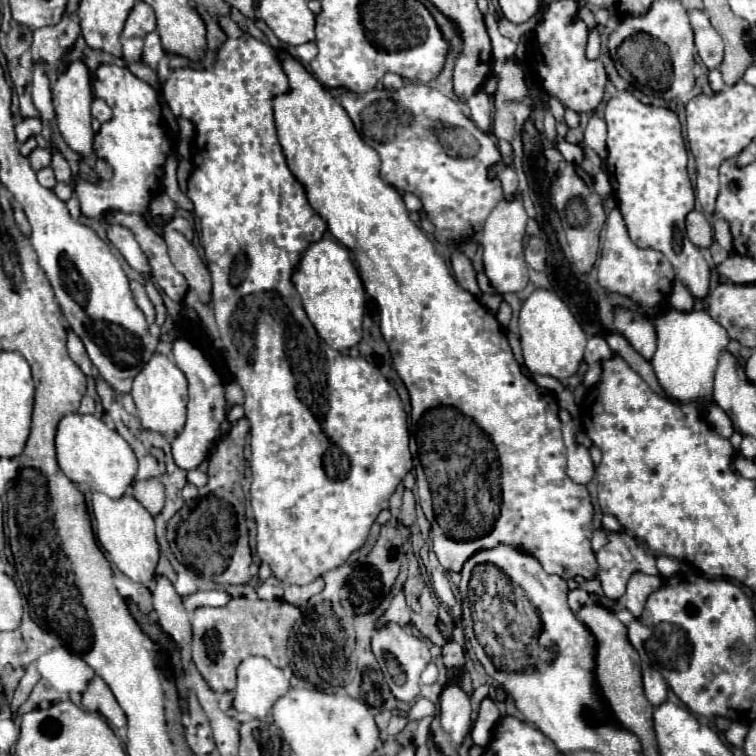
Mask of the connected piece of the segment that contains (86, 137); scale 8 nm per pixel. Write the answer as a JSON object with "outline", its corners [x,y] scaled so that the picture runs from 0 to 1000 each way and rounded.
{"outline":[[[95,82],[69,114],[71,146],[74,146],[74,167],[85,188],[108,206],[119,206],[124,201],[124,177],[119,169],[119,138],[122,138],[122,111],[119,95],[108,82]]]}

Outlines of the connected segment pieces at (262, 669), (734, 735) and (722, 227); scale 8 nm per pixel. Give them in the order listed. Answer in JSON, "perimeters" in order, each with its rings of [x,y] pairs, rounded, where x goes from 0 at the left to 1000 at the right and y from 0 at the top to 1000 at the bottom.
{"perimeters":[[[[331,868],[315,881],[315,907],[310,910],[310,939],[328,950],[347,952],[362,929],[381,915],[384,897],[347,868]]],[[[968,958],[960,968],[960,979],[971,987],[971,989],[981,989],[984,976],[987,976],[987,963],[981,958]]],[[[944,291],[942,294],[942,302],[944,302],[944,317],[958,328],[958,331],[968,331],[968,315],[966,315],[966,304],[963,304],[963,296],[955,294],[955,291]]]]}

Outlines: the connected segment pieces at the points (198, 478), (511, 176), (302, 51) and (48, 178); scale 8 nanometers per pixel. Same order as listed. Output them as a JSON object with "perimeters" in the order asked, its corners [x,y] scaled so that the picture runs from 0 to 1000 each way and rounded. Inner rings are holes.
{"perimeters":[[[[254,619],[251,624],[246,624],[246,632],[249,632],[249,638],[251,640],[257,640],[257,643],[272,643],[272,638],[275,638],[275,630],[272,630],[272,624],[270,624],[270,619]]],[[[661,214],[661,217],[656,217],[656,220],[651,222],[651,233],[659,238],[661,249],[669,254],[669,262],[672,262],[672,259],[677,257],[677,251],[683,251],[683,246],[685,246],[683,230],[680,230],[667,214]]],[[[407,56],[407,58],[399,58],[399,61],[392,61],[389,66],[392,66],[394,77],[397,77],[402,85],[410,85],[410,82],[415,79],[415,74],[421,71],[421,63],[418,63],[415,56]]],[[[66,220],[50,225],[50,241],[58,246],[58,249],[71,249],[74,246],[74,235],[71,235],[71,225]]]]}

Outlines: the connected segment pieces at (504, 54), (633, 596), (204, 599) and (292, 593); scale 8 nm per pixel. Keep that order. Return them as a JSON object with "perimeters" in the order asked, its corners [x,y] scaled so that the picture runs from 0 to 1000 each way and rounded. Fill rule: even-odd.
{"perimeters":[[[[651,19],[643,21],[643,34],[646,34],[646,46],[649,53],[652,77],[667,81],[679,75],[683,67],[683,58],[661,46],[657,29],[653,26]]],[[[836,759],[833,767],[828,772],[828,783],[820,791],[819,798],[829,807],[833,807],[833,812],[847,820],[849,817],[849,807],[852,807],[852,796],[854,796],[854,788],[860,783],[865,783],[868,778],[873,775],[873,767],[870,762],[857,762],[857,759]]],[[[262,780],[251,788],[243,788],[243,804],[254,810],[262,802],[296,802],[302,791],[304,788],[296,780]]],[[[423,765],[415,767],[413,772],[405,772],[405,775],[381,775],[381,778],[376,778],[376,794],[389,802],[399,802],[413,788],[423,786],[426,778],[429,778],[429,770]]]]}

